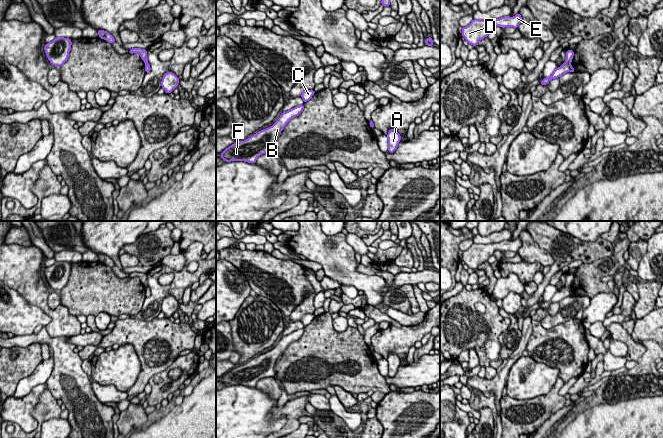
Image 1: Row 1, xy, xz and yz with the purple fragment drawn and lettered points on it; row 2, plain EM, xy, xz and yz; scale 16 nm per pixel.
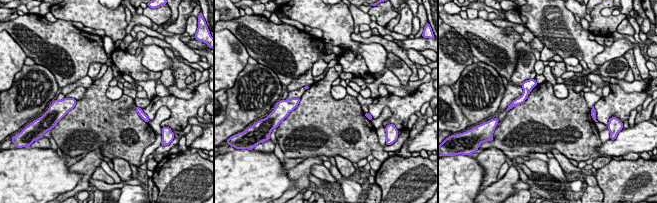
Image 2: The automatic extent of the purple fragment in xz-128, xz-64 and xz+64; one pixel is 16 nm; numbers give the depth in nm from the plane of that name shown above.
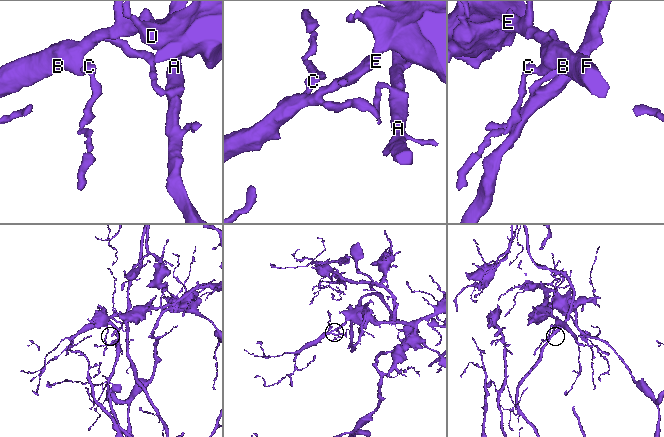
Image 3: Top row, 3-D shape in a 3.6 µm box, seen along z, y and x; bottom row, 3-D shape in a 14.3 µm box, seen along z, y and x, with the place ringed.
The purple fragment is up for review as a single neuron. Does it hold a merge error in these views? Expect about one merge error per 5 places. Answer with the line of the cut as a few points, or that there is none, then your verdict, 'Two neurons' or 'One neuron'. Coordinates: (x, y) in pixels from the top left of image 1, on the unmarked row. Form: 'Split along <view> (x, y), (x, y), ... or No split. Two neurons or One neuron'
Split along yz (565, 286), (570, 287). Two neurons

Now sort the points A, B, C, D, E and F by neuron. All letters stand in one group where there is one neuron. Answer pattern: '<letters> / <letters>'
A / B C D E F

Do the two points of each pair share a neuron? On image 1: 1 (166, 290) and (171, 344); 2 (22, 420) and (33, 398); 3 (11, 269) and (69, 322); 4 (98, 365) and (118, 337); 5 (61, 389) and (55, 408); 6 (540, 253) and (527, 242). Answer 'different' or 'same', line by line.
1: different
2: same
3: same
4: different
5: different
6: same

